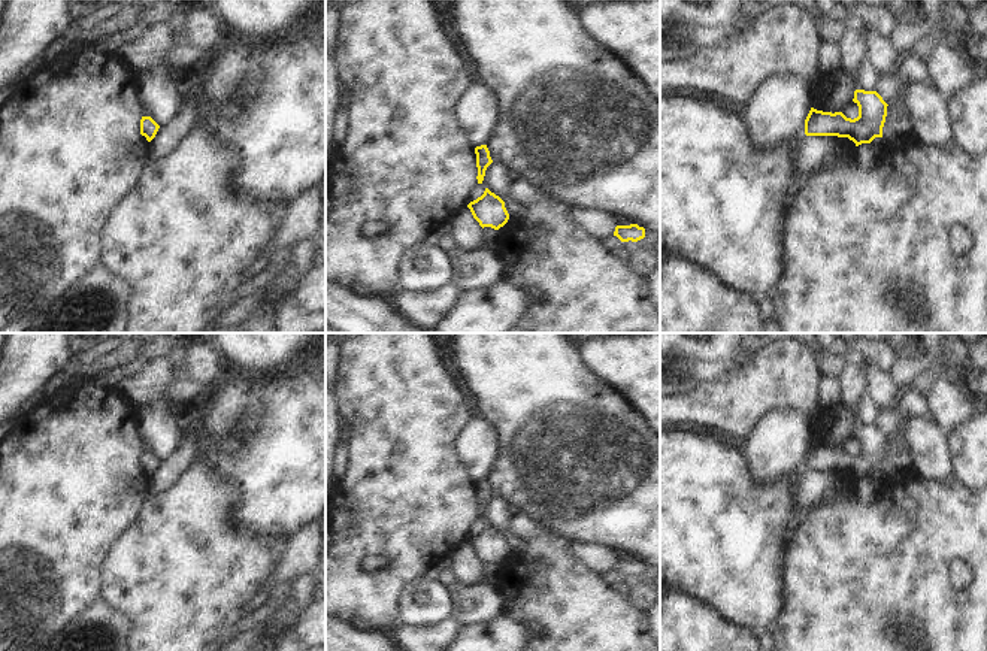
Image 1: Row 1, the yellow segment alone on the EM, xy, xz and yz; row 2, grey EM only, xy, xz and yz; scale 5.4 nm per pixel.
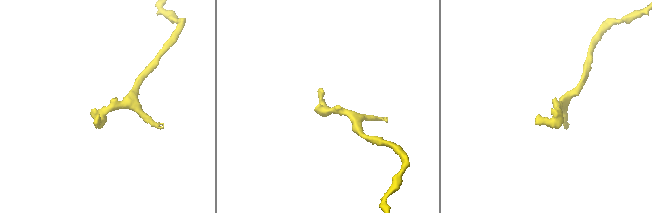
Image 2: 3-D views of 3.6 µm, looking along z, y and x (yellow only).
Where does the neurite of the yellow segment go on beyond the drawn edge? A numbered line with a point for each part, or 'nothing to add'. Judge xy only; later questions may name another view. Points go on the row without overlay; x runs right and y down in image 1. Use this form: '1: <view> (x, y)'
nothing to add

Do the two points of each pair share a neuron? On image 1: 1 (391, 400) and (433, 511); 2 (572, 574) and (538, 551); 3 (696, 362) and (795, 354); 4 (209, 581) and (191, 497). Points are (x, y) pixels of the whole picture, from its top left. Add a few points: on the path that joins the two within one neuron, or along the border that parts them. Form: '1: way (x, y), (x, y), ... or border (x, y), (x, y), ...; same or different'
1: way (402, 427), (402, 439), (408, 448), (408, 484); same
2: way (563, 574), (547, 560); same
3: border (741, 365), (710, 381); different
4: way (188, 560), (191, 518); same

